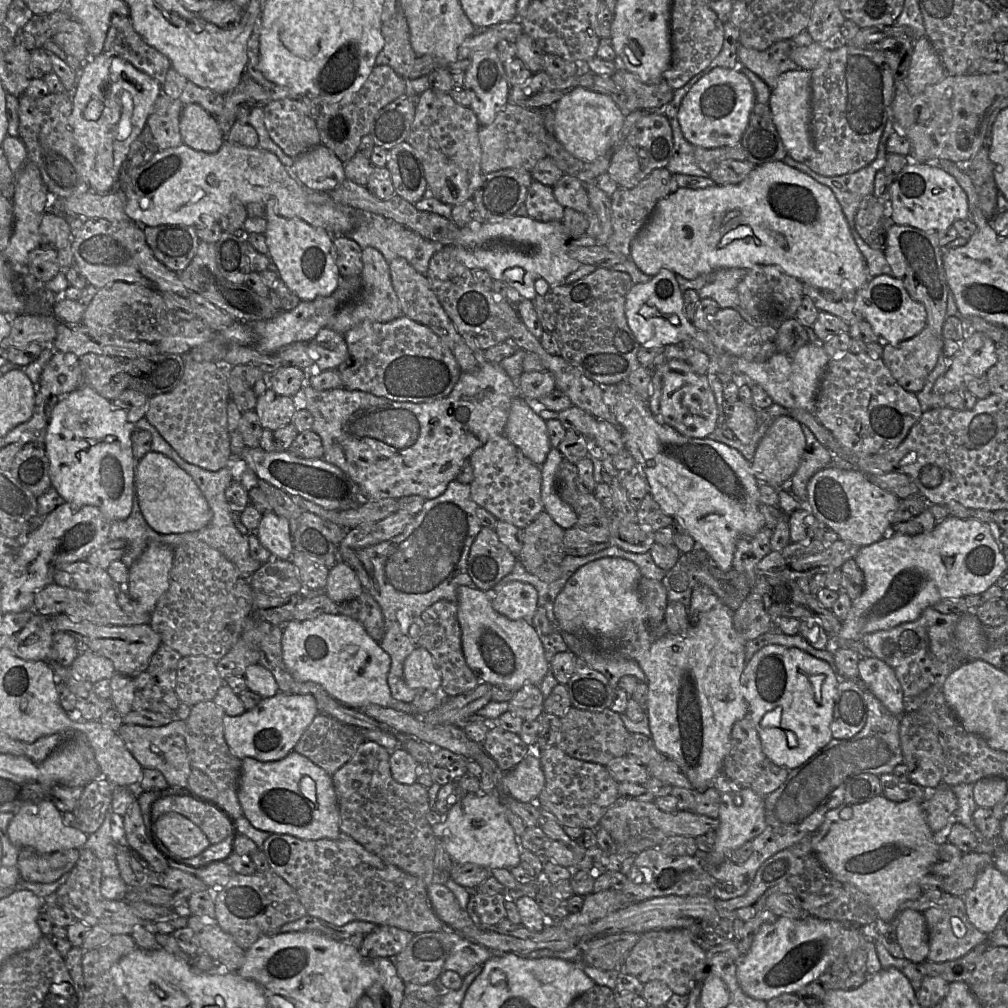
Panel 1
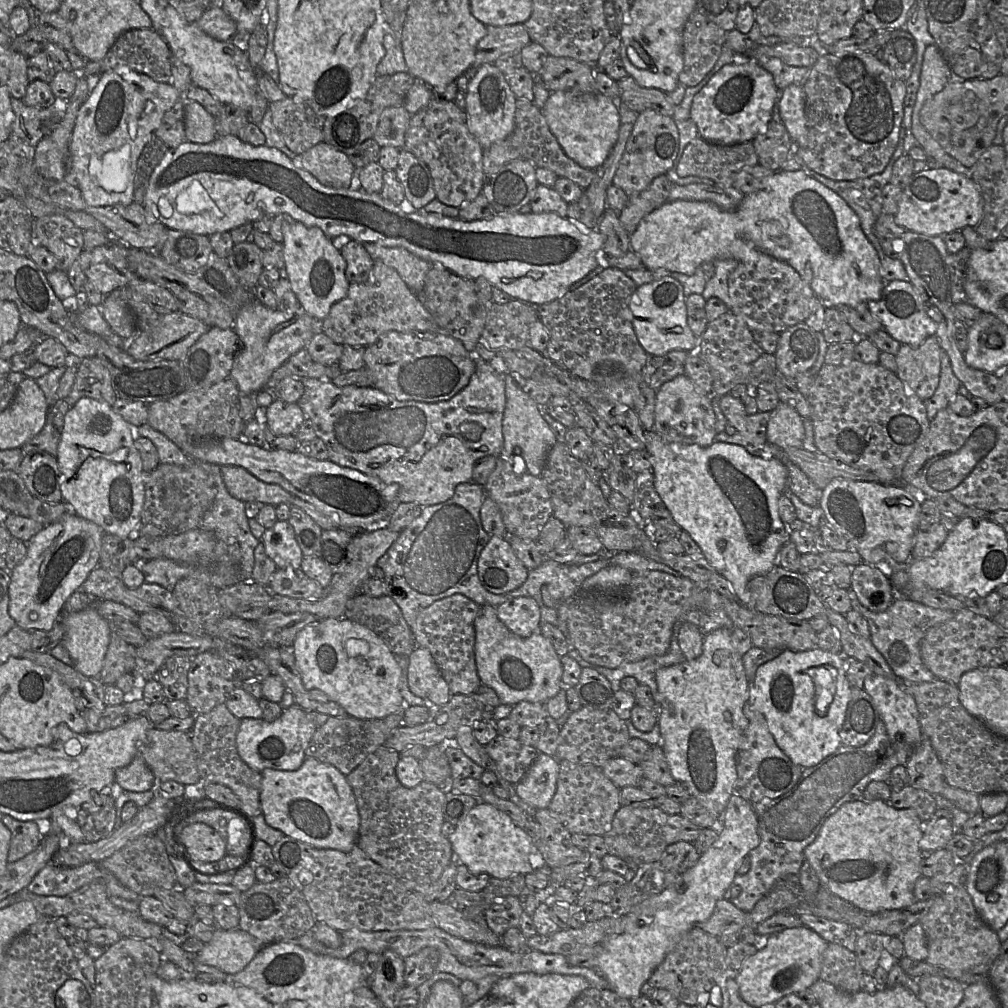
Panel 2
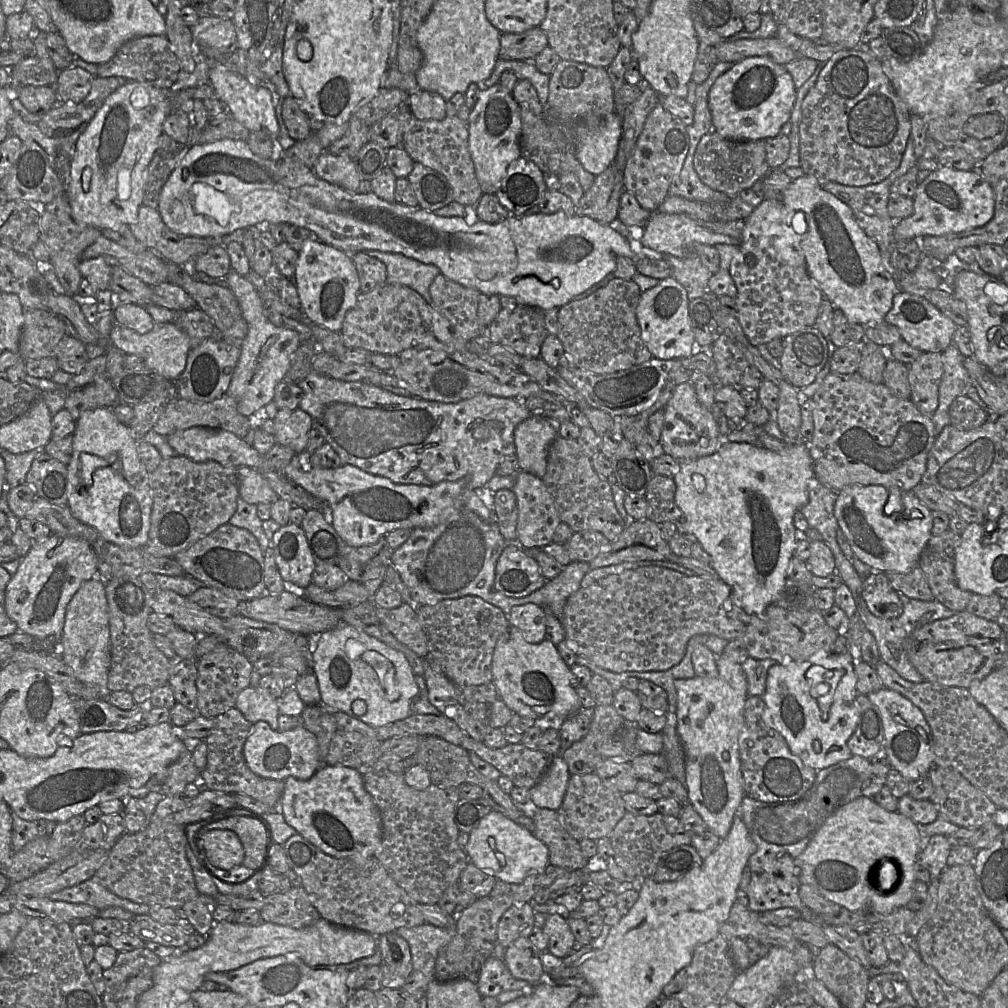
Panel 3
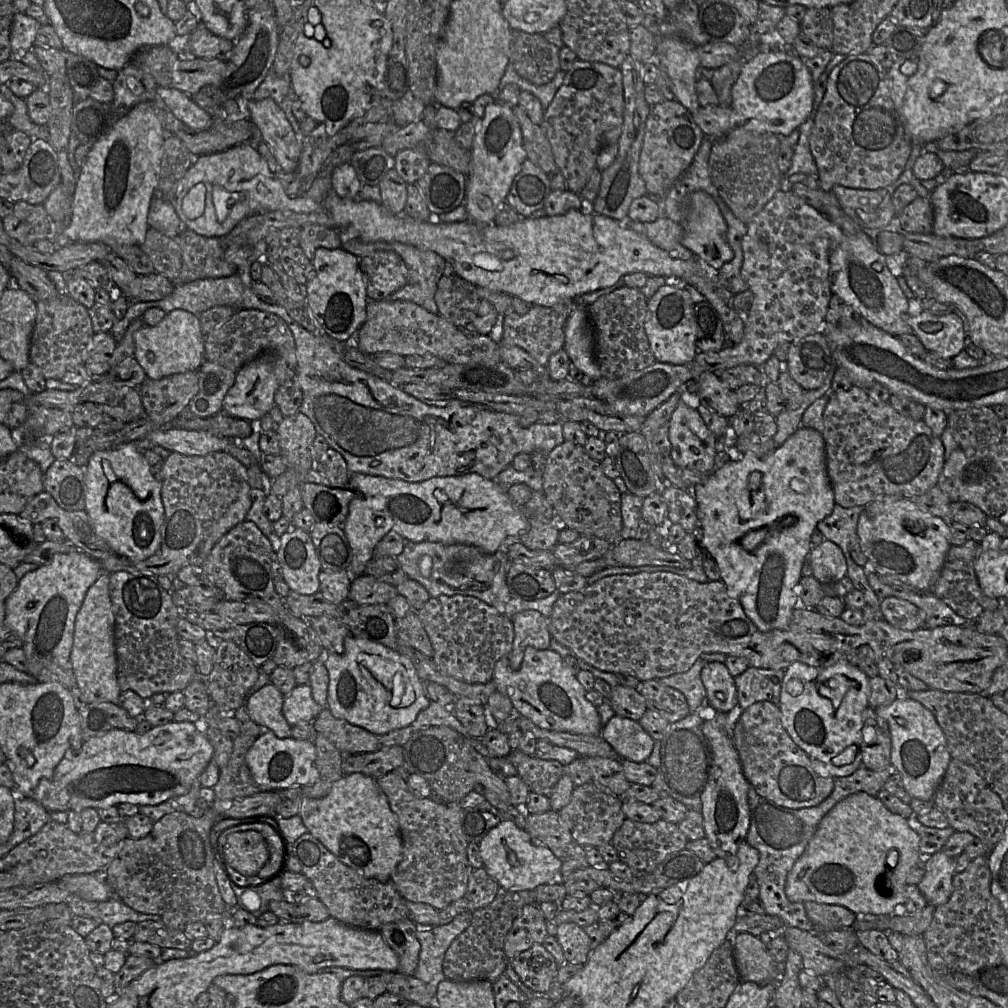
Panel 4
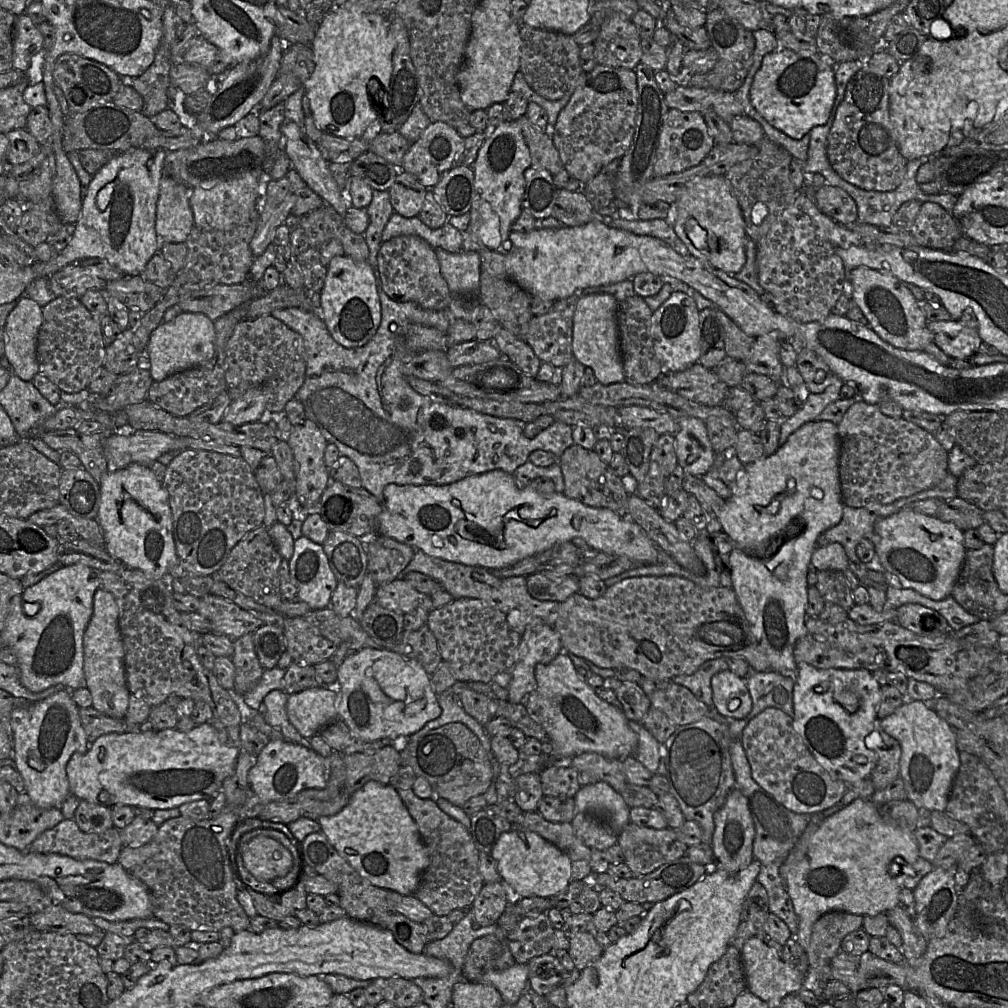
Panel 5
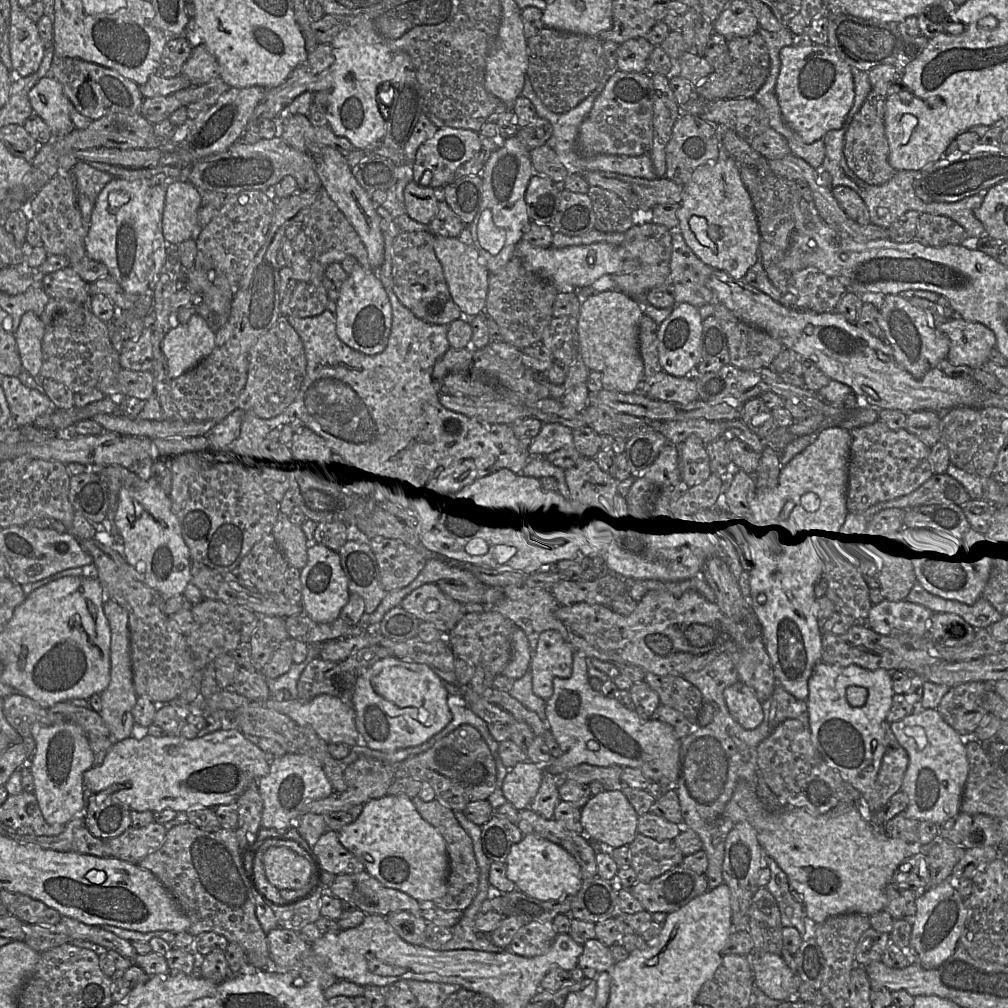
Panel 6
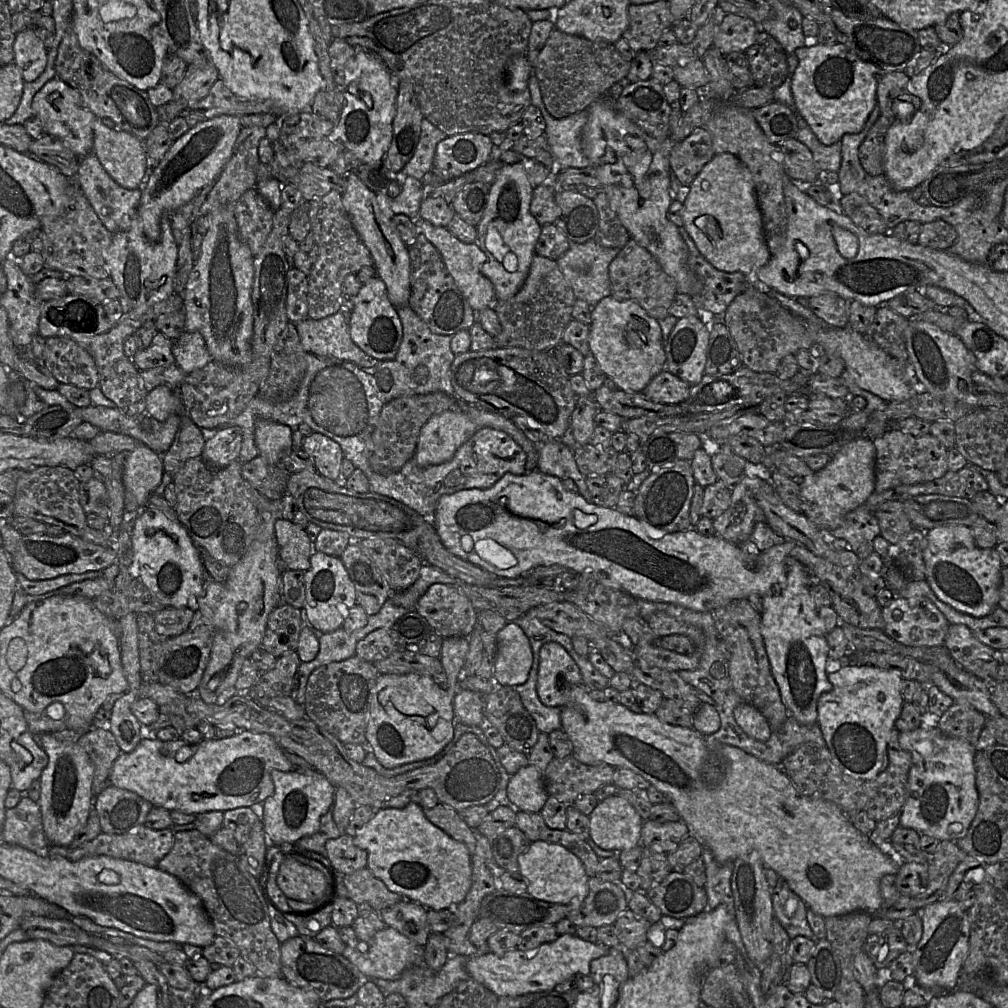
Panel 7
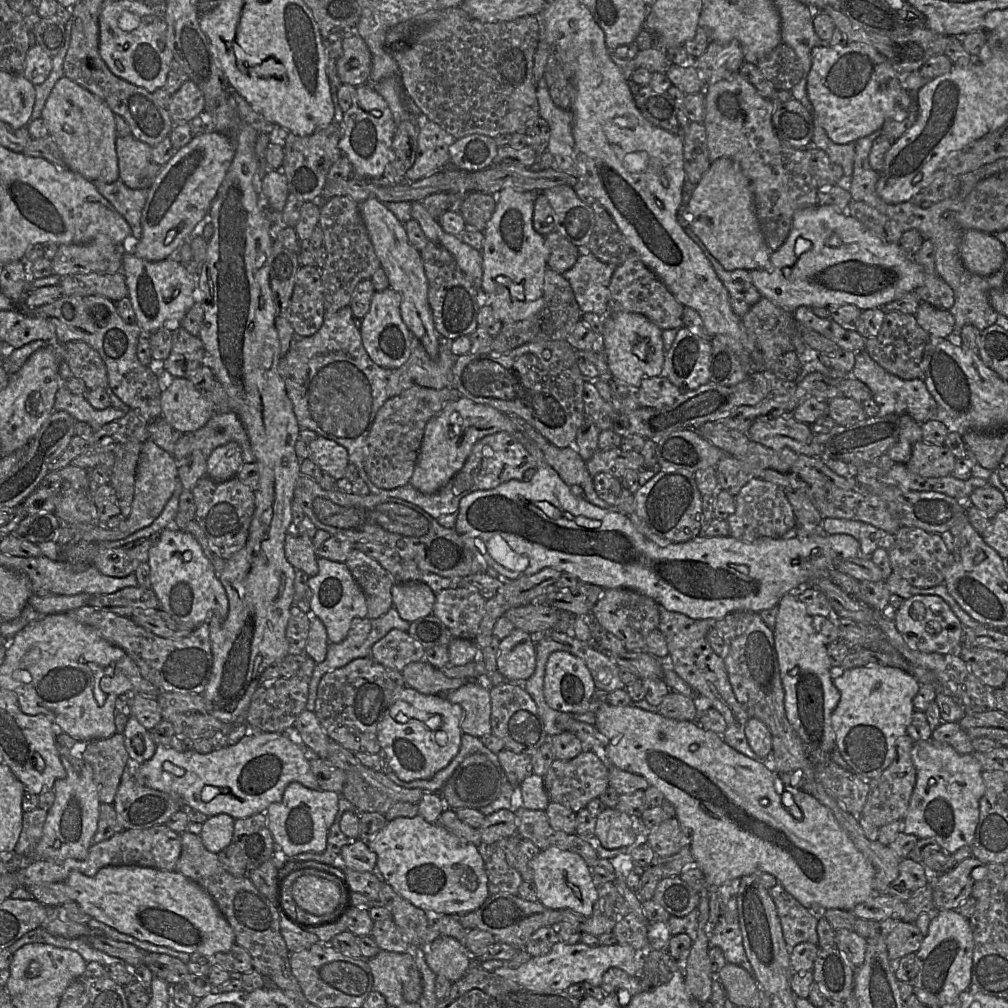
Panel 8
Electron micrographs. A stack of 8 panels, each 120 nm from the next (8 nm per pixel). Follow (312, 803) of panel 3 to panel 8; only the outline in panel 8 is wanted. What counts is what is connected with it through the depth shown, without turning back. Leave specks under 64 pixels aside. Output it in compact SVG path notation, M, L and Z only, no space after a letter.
M421 815L388 821L367 845L377 856L376 870L381 879L397 894L425 912L462 915L479 908L490 896L488 875L478 847L452 834L438 823L427 822Z

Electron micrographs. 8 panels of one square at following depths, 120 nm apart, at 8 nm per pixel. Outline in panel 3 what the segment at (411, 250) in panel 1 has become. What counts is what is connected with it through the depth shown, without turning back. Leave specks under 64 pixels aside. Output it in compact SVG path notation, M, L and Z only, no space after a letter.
M364 250L382 261L387 268L387 283L405 285L418 292L431 305L429 287L440 273L438 267L425 264L400 253Z

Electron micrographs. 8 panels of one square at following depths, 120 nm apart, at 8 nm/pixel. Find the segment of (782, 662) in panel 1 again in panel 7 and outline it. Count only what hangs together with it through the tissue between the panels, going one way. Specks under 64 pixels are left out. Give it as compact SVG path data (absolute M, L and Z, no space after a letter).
M842 663L839 670L828 673L832 689L818 699L817 724L826 747L842 771L868 781L888 766L888 742L904 703L901 696L904 679L894 670L850 664Z

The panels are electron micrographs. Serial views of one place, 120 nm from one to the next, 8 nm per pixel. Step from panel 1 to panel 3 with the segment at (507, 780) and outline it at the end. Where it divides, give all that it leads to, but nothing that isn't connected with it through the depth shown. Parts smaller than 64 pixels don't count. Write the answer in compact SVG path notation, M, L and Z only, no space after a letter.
M552 756L548 770L529 790L533 806L557 811L563 802L570 776L568 765L562 756Z

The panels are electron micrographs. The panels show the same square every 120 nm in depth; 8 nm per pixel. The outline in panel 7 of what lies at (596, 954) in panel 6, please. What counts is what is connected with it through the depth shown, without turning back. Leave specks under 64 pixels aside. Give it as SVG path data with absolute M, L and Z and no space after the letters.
M621 947L610 948L610 951L606 955L591 961L589 976L597 985L599 985L599 987L601 987L601 985L603 984L603 977L605 975L613 976L619 982L620 990L622 984L630 978L627 962L624 956L624 950Z

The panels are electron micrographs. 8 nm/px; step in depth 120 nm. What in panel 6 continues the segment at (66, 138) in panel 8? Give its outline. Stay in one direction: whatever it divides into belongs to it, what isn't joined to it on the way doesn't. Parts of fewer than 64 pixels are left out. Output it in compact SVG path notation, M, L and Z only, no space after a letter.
M52 75L42 77L31 88L28 97L34 112L46 121L53 137L66 135L75 129L70 118L73 106L60 82Z

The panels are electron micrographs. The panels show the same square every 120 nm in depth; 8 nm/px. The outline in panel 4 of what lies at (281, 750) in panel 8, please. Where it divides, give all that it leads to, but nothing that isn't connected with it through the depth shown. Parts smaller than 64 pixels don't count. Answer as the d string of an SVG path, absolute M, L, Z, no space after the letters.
M170 722L139 734L114 729L84 741L81 749L68 749L50 779L42 779L30 793L48 812L79 811L84 808L102 809L130 803L137 806L158 805L187 794L193 783L206 769L214 748L203 732L203 723Z

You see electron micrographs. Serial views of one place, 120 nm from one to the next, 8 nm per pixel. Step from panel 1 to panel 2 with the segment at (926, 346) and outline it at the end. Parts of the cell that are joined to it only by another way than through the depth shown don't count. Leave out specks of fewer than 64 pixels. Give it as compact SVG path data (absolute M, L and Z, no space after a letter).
M929 336L918 346L902 344L895 355L896 375L921 400L929 399L937 388L941 351L937 337Z

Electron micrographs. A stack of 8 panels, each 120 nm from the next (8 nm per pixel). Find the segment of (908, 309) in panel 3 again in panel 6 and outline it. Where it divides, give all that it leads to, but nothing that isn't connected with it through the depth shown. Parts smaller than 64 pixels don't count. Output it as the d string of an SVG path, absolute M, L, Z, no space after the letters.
M948 319L938 327L950 340L948 353L949 361L954 365L965 365L971 368L982 368L990 360L990 352L996 348L996 336L994 332L982 323L970 322L964 319Z

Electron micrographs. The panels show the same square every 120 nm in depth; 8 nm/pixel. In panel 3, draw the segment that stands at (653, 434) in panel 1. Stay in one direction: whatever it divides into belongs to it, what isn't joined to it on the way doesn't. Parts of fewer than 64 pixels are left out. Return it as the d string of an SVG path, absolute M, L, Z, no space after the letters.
M799 440L794 445L785 447L781 451L770 451L750 443L722 441L715 453L711 455L679 462L681 464L680 470L673 478L676 485L675 501L683 512L683 521L686 528L696 536L703 549L710 556L710 566L716 571L719 579L732 588L739 606L750 615L762 613L774 603L782 591L787 579L789 560L795 555L794 547L799 534L793 523L794 514L808 503L811 489L819 483L815 476L809 445Z

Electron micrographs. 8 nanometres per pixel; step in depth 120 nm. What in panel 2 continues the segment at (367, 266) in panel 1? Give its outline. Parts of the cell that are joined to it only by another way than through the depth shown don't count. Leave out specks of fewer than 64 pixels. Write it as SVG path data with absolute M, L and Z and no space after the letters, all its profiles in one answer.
M374 260L366 282L350 283L347 295L332 305L329 314L322 320L321 331L340 345L366 347L375 343L389 331L399 332L443 332L417 294L412 291L398 273L381 260Z

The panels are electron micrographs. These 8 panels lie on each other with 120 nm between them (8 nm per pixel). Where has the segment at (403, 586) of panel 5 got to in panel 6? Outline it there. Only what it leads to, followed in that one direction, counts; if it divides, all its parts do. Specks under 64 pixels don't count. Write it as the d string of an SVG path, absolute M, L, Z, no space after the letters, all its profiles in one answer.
M433 583L425 584L412 591L403 599L400 607L412 613L418 620L433 624L444 635L450 632L467 613L463 610L463 604L445 595Z

